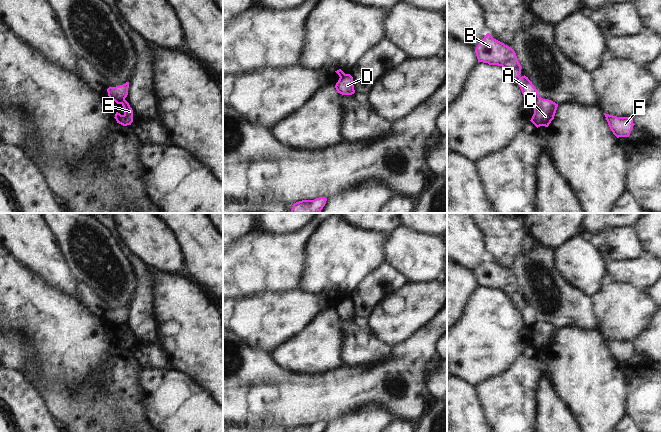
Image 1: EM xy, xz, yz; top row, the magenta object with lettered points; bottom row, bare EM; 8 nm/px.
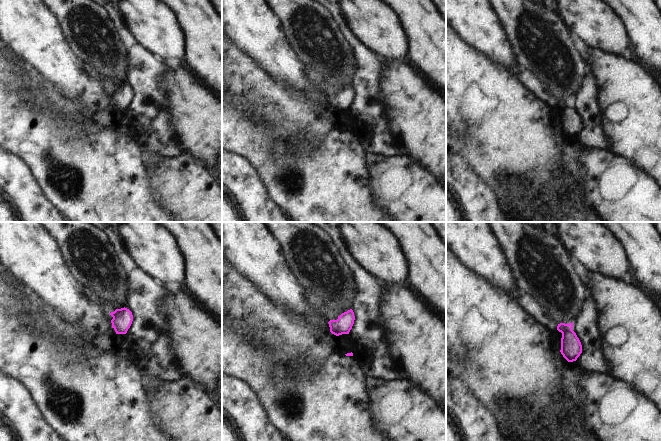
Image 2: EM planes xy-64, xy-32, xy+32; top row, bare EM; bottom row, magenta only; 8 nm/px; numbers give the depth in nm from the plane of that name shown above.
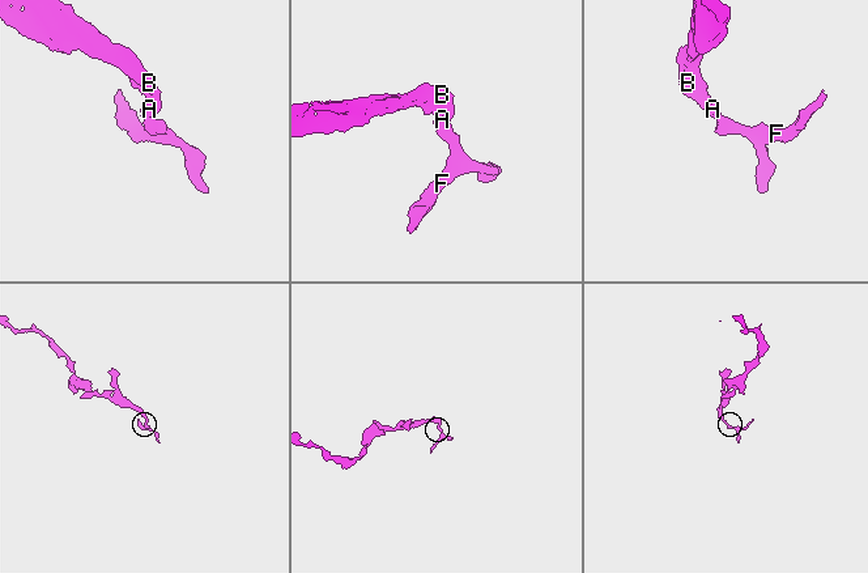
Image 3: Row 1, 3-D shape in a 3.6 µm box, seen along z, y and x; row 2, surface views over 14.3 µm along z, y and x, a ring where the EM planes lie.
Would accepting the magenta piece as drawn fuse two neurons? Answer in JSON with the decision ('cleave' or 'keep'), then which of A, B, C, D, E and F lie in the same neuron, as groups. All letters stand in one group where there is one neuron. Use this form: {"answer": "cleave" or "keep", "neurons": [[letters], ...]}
{"answer": "cleave", "neurons": [["A", "B"], ["C", "D", "E", "F"]]}

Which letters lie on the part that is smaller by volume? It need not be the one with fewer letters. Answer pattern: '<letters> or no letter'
C, D, E, F

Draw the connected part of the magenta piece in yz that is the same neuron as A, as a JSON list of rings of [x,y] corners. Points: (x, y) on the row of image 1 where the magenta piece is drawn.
[[[487,33],[482,41],[477,45],[476,56],[478,62],[489,65],[502,66],[511,73],[513,80],[519,85],[524,101],[533,102],[539,97],[537,89],[525,75],[520,77],[521,65],[515,51],[504,43],[494,39]]]

